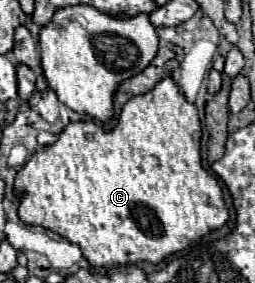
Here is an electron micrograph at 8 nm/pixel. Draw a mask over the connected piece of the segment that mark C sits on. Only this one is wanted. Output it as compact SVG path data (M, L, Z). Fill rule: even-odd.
M172 77L162 79L152 91L132 97L122 113L120 113L120 121L114 127L114 131L104 131L102 127L98 127L92 121L78 121L78 123L70 123L58 137L56 143L52 143L46 151L36 151L28 163L18 171L16 175L16 193L20 197L20 207L18 207L18 215L26 225L42 225L54 233L58 233L60 237L68 239L70 243L80 245L80 249L84 251L84 257L88 259L88 263L92 267L114 267L114 265L134 264L139 261L146 261L152 265L162 263L168 255L174 255L182 249L186 249L190 243L198 241L200 237L208 235L210 231L216 231L220 227L226 225L226 221L230 219L230 213L226 209L224 197L222 197L222 187L220 183L202 167L202 157L200 157L200 139L202 139L202 127L200 127L200 119L198 119L198 111L192 103L186 101L186 97L180 93L180 89L176 87L176 83L172 81Z

